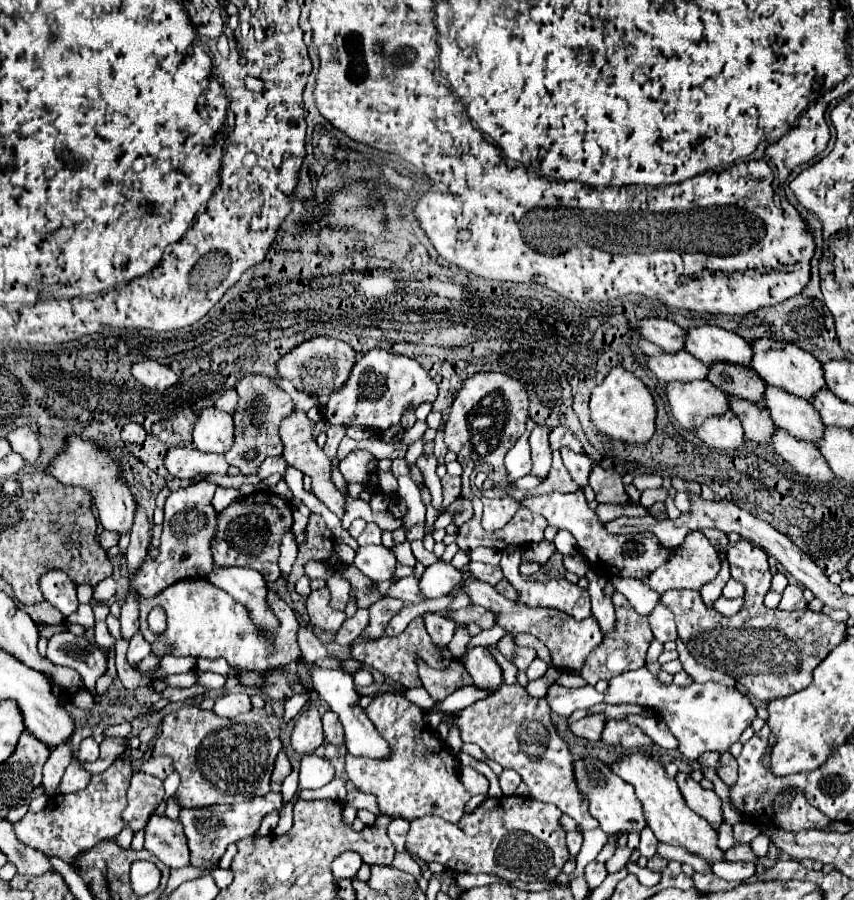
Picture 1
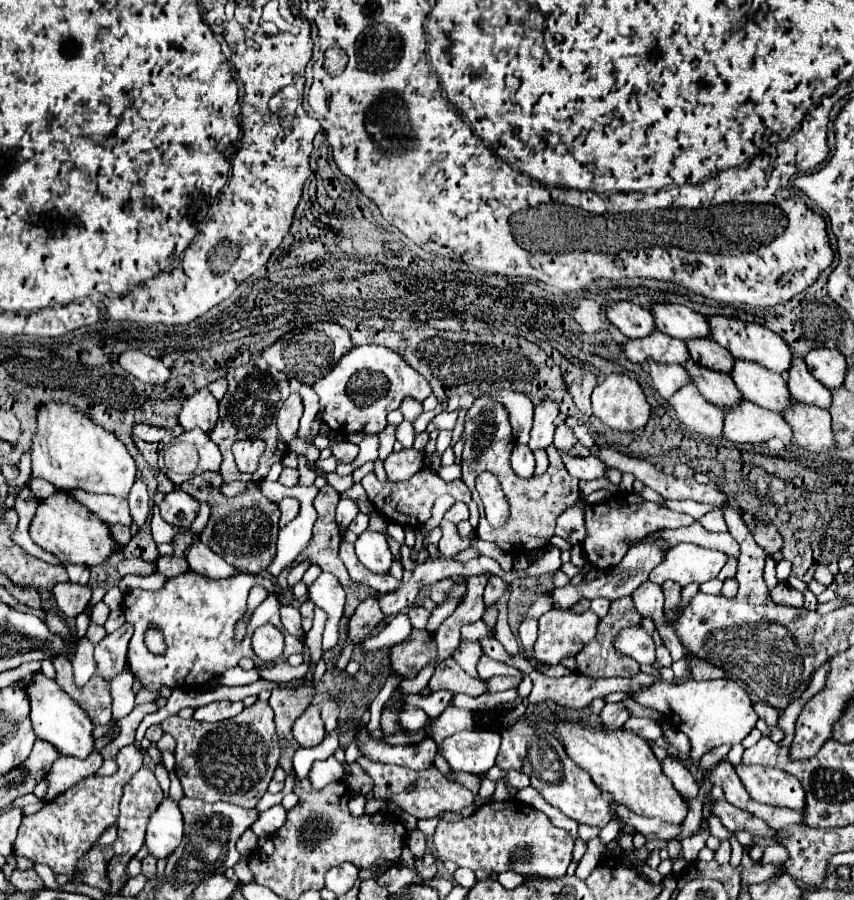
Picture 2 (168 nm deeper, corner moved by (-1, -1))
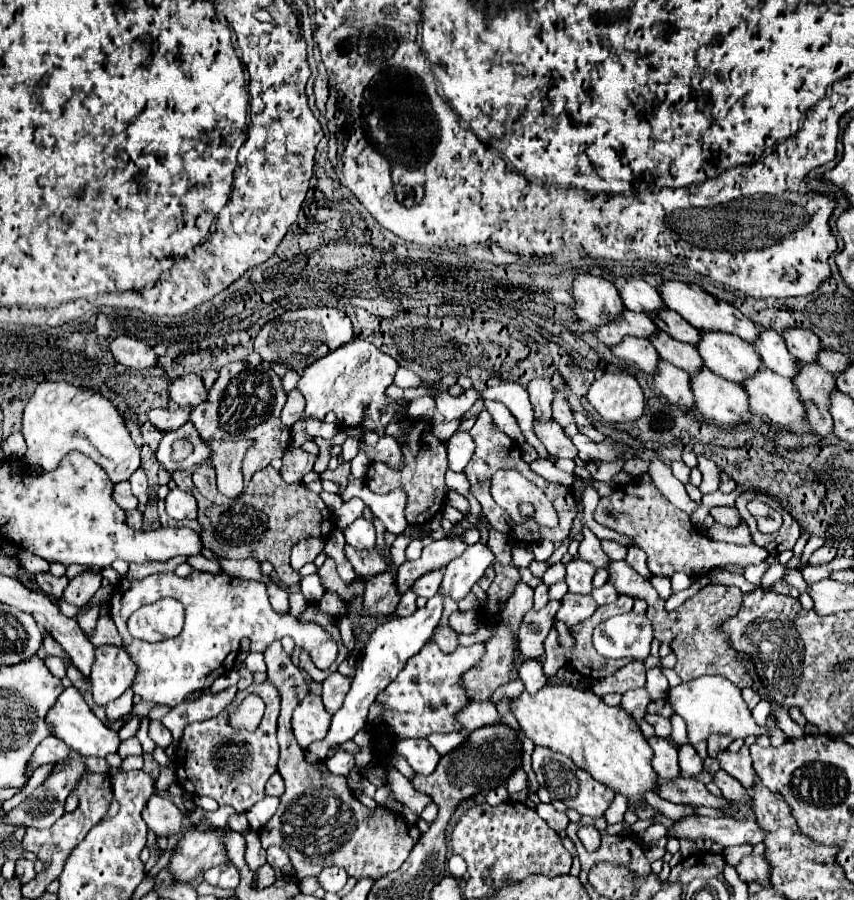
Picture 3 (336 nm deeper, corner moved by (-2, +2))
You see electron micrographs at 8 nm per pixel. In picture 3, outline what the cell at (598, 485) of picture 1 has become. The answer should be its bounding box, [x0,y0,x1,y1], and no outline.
[534,418,576,458]

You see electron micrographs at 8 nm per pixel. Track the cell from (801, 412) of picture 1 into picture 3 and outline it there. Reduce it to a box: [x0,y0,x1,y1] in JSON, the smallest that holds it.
[696,330,762,382]

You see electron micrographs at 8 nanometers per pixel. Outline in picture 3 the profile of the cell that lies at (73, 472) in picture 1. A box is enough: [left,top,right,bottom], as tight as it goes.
[22,380,140,484]

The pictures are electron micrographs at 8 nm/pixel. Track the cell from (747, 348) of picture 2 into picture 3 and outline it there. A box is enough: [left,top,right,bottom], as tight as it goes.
[658,280,758,342]

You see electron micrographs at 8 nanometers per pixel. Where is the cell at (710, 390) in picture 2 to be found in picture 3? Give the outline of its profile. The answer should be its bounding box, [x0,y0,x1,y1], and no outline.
[650,332,704,374]

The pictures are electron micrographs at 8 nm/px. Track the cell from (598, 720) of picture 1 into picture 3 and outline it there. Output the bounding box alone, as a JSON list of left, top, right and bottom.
[620,686,650,720]

